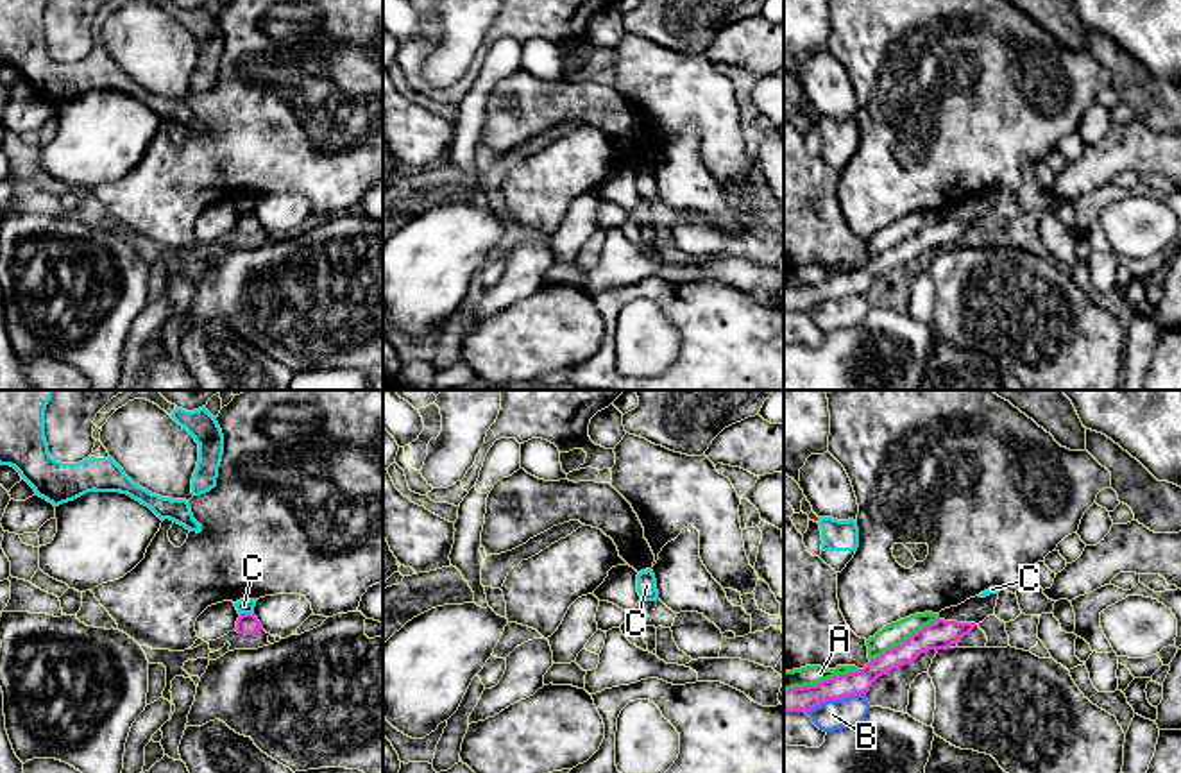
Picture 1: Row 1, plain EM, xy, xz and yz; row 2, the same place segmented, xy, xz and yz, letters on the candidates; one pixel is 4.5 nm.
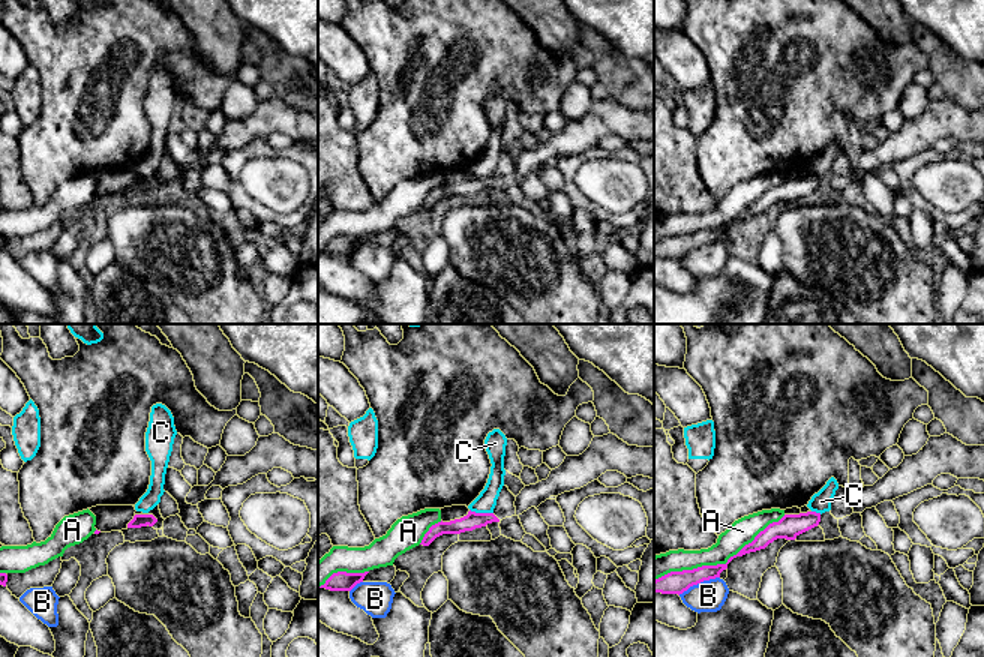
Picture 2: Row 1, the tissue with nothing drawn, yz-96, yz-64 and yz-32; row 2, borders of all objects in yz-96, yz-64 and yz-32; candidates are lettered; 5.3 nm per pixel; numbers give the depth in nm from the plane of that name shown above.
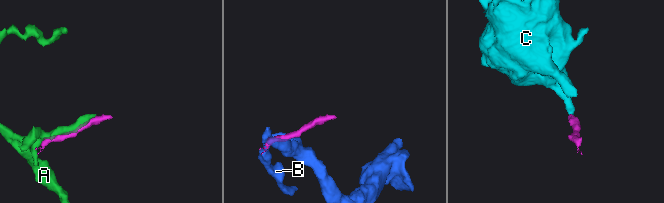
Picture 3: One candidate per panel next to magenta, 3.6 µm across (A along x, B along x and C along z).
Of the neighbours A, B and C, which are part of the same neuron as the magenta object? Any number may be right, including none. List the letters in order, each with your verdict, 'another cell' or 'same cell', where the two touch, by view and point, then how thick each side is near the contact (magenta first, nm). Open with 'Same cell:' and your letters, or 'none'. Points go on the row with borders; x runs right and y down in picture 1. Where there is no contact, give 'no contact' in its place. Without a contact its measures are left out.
Same cell: none
A: another cell; contact yz (824, 680); calibres 110 and 100 nm
B: another cell; contact yz (834, 698); calibres 110 and 140 nm
C: another cell; contact xy (246, 614); calibres 100 and 60 nm

